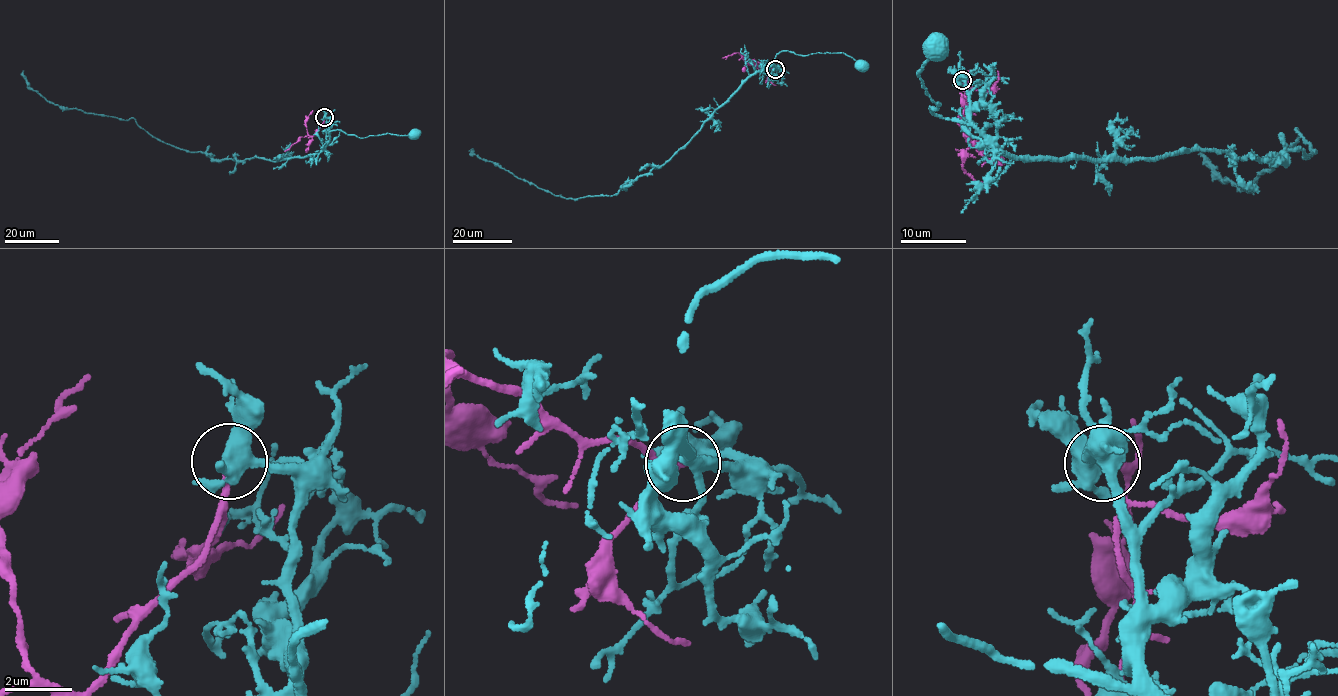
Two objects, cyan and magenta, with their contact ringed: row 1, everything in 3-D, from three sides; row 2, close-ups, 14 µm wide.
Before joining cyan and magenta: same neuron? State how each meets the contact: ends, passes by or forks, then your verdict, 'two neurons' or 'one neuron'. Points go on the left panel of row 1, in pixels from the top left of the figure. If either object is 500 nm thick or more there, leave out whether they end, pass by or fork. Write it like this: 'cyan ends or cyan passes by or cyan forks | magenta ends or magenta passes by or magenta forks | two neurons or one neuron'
cyan forks | magenta ends | two neurons

